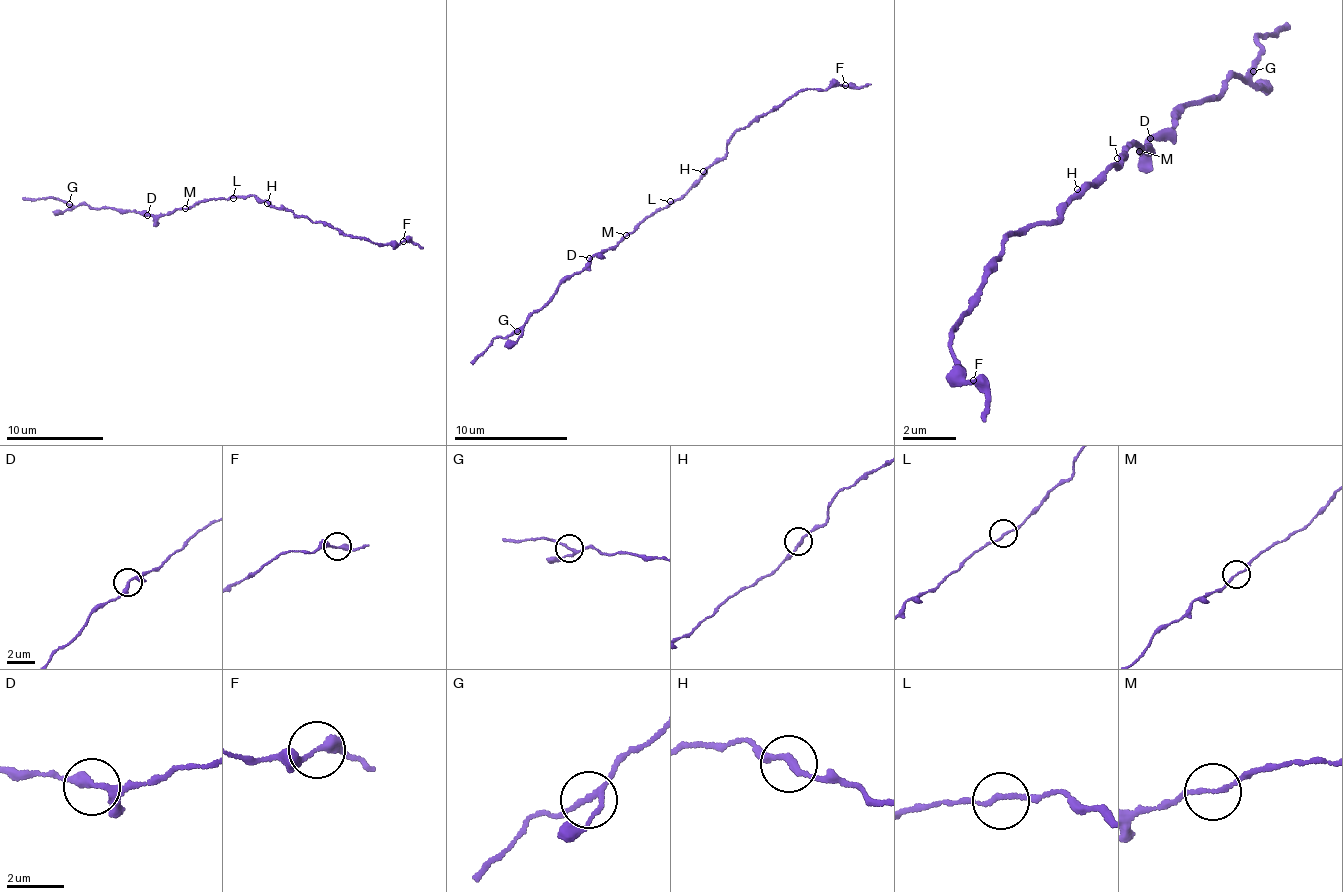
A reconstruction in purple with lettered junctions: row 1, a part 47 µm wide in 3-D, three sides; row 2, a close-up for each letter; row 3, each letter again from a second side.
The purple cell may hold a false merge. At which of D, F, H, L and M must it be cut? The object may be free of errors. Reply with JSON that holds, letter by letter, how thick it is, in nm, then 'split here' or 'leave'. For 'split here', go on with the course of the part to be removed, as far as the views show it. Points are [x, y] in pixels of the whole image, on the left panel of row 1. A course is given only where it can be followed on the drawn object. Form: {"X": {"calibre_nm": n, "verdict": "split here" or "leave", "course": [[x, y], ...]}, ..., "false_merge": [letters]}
{"D": {"calibre_nm": 240, "verdict": "leave"}, "F": {"calibre_nm": 280, "verdict": "leave"}, "H": {"calibre_nm": 220, "verdict": "leave"}, "L": {"calibre_nm": 150, "verdict": "leave"}, "M": {"calibre_nm": 130, "verdict": "leave"}, "false_merge": []}

